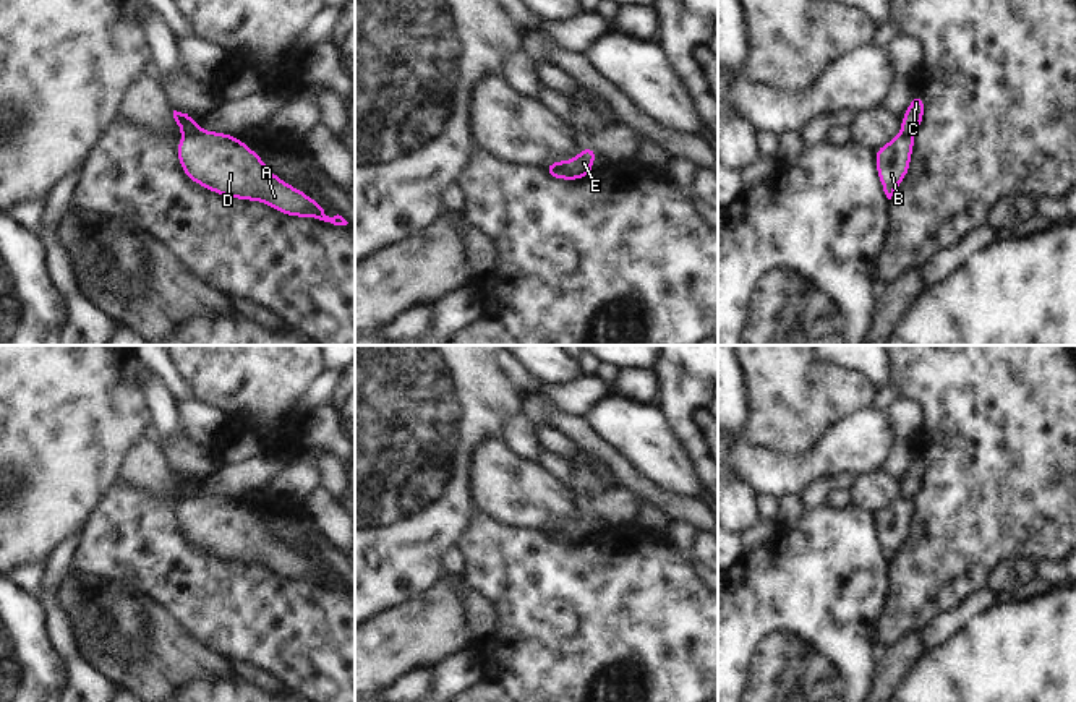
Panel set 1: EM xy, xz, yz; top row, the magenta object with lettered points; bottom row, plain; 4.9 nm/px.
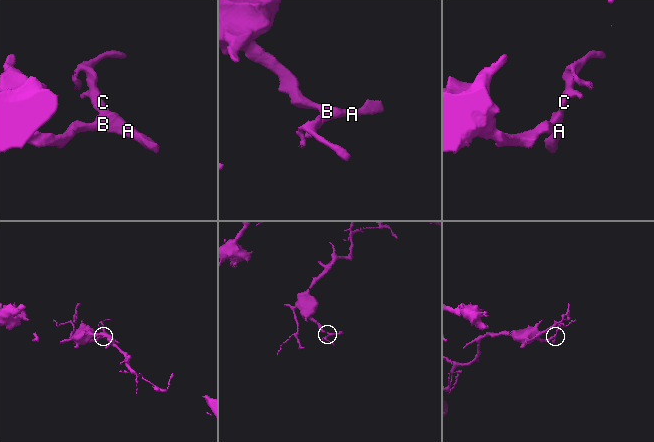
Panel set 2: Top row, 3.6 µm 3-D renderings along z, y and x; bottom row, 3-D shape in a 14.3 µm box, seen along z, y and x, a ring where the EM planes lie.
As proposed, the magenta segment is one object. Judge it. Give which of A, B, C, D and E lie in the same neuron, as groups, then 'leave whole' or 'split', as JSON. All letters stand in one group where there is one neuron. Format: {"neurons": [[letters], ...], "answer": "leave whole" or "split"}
{"neurons": [["A", "B", "D", "E"], ["C"]], "answer": "split"}

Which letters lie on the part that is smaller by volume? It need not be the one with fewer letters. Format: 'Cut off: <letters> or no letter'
Cut off: C

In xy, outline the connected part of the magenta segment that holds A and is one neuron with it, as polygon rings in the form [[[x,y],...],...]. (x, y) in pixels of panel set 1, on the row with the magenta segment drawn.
[[[222,131],[186,135],[177,144],[185,175],[224,198],[264,203],[290,217],[310,217],[347,225],[342,216],[329,217],[319,201],[272,173],[240,136]]]

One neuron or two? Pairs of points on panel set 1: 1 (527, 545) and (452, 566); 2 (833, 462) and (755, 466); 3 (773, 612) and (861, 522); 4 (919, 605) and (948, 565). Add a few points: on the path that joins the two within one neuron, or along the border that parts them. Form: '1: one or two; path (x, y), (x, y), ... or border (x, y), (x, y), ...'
1: two; border (454, 547), (462, 558), (461, 576)
2: one; path (814, 467), (775, 467)
3: one; path (796, 589), (840, 545)
4: one; path (919, 595), (939, 574)

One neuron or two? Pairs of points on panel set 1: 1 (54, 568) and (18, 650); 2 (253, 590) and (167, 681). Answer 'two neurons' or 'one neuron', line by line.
1: two neurons
2: two neurons

